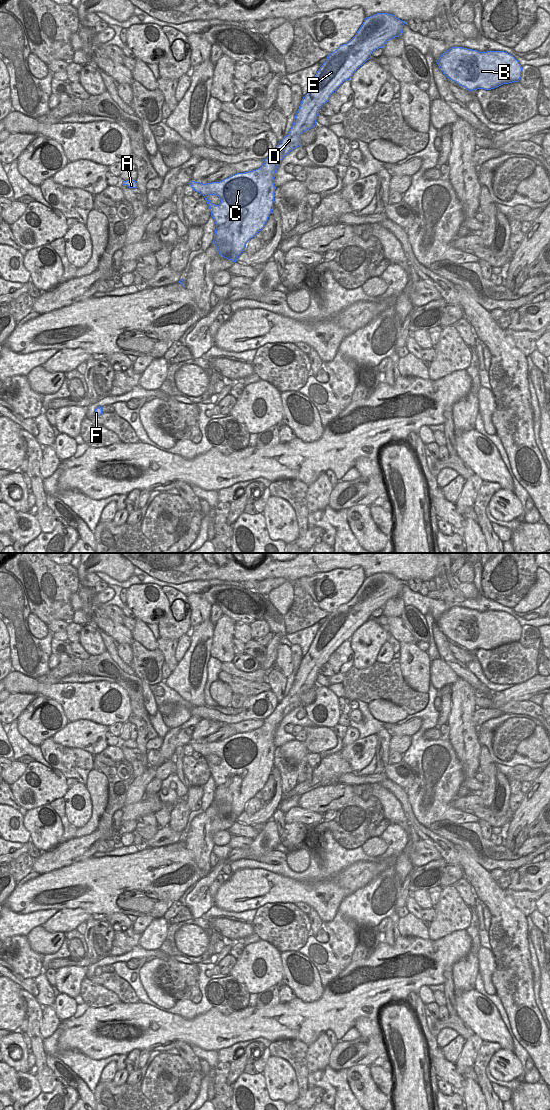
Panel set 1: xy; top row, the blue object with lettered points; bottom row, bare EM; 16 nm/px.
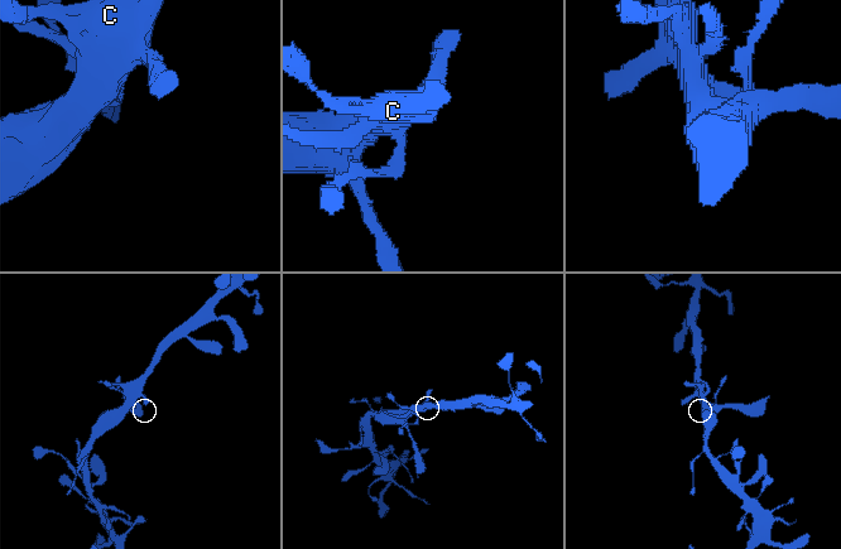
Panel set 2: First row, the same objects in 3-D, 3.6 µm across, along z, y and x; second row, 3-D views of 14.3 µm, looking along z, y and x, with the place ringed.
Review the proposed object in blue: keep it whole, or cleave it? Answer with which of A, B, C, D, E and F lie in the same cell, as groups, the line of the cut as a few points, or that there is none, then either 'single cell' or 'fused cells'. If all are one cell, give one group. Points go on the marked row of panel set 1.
groups A B C D E / F; cut xy (96, 408), (101, 410); fused cells

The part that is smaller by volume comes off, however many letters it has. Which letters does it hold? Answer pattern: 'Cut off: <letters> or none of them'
Cut off: F

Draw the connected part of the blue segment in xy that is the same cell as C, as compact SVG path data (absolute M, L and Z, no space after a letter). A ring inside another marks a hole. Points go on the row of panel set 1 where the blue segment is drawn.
M377 13L366 17L356 35L348 43L328 54L326 61L317 71L307 94L301 101L289 133L278 143L273 153L263 160L264 163L260 168L245 173L237 173L220 182L202 184L191 181L189 183L194 191L204 196L209 206L211 216L216 224L212 244L216 246L220 256L236 262L238 256L245 251L247 242L263 229L272 213L276 189L273 180L281 160L290 151L301 146L301 134L315 127L319 109L328 102L329 97L337 88L344 81L350 80L353 73L371 58L373 51L383 48L388 40L399 37L404 24L406 22L389 13ZM210 195L218 196L221 203L219 205L211 203L207 199Z

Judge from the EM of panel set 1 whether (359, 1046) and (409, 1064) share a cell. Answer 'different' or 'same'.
different

